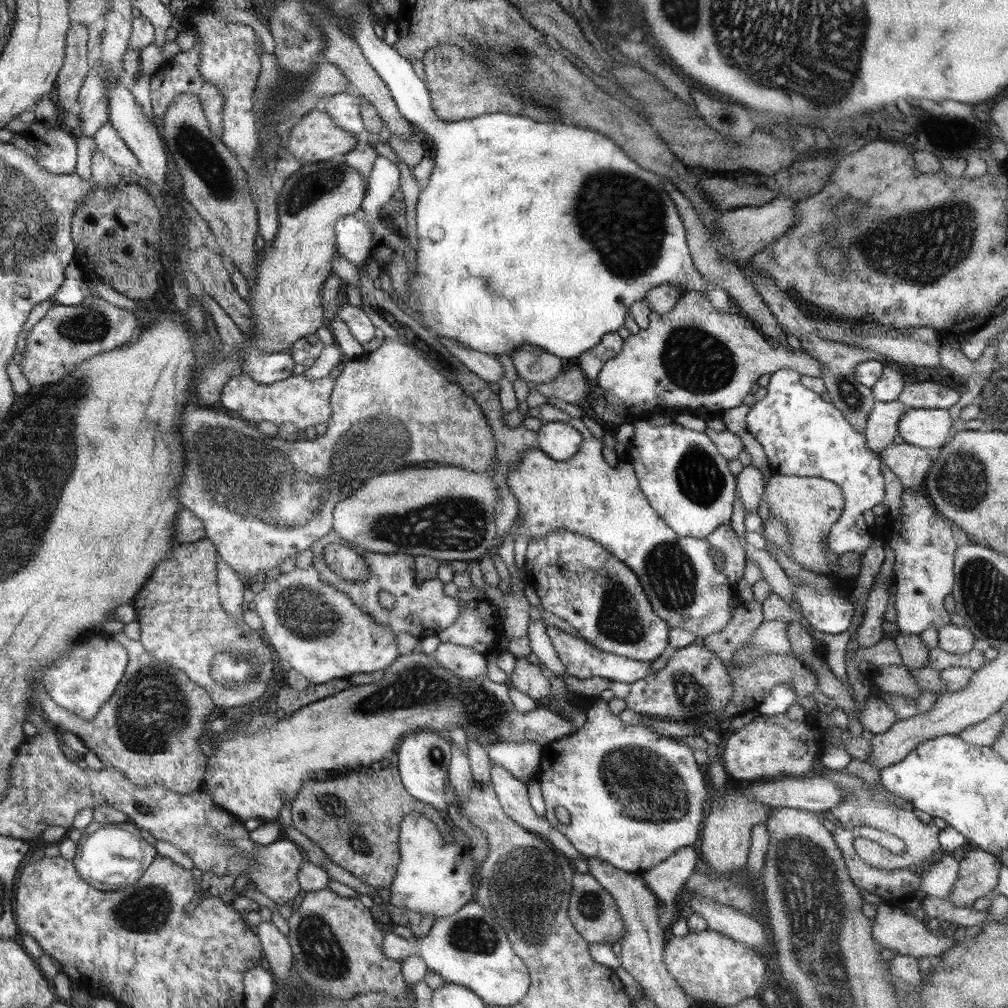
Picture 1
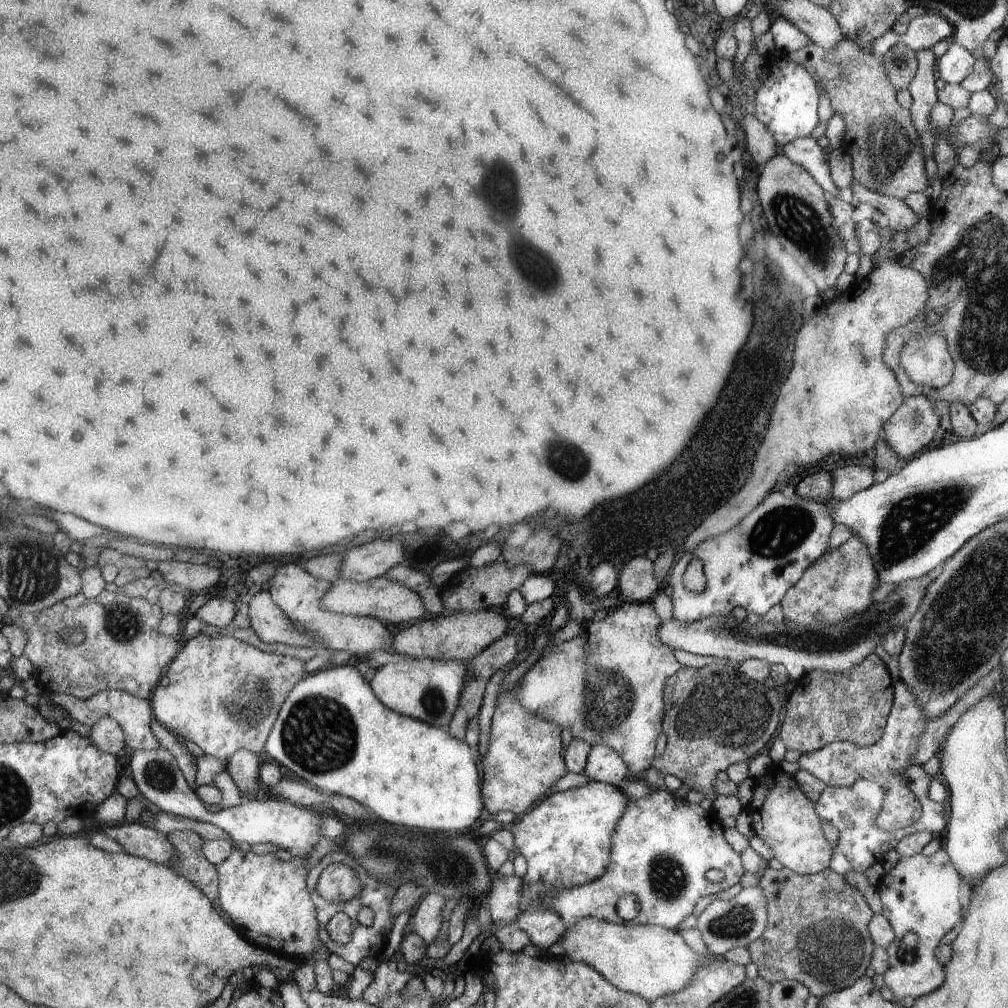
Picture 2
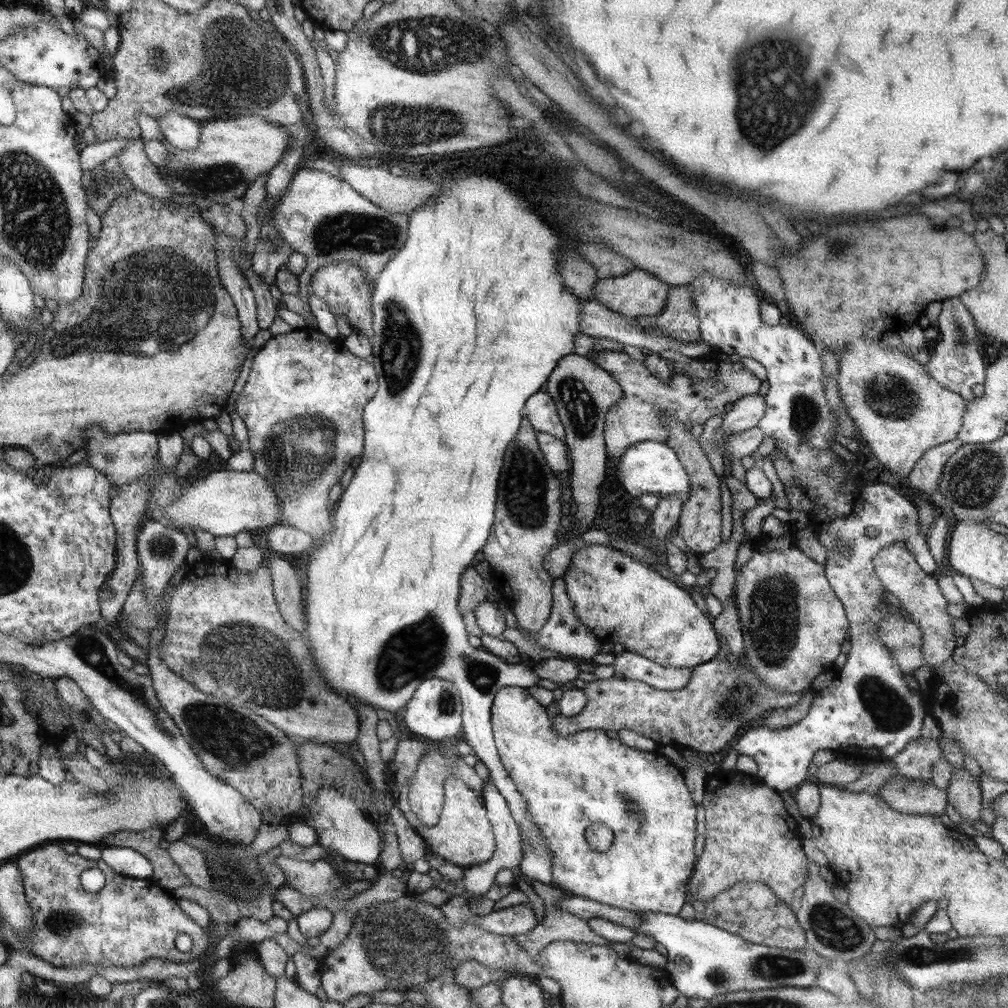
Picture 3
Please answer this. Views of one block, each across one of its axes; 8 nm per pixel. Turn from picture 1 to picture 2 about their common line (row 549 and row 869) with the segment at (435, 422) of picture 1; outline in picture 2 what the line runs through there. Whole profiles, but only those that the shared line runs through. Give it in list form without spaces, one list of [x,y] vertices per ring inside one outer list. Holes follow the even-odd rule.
[[[237,846],[235,850],[217,864],[219,874],[219,910],[223,910],[229,920],[241,928],[241,934],[251,940],[251,944],[257,944],[257,948],[263,948],[267,952],[273,952],[277,956],[289,958],[301,964],[313,966],[317,990],[321,994],[331,996],[339,984],[335,984],[335,968],[327,964],[323,958],[313,958],[311,954],[319,946],[319,922],[317,922],[317,908],[311,902],[309,888],[307,888],[307,856],[291,856],[289,862],[277,862],[275,854],[253,854],[253,852],[241,852]]]

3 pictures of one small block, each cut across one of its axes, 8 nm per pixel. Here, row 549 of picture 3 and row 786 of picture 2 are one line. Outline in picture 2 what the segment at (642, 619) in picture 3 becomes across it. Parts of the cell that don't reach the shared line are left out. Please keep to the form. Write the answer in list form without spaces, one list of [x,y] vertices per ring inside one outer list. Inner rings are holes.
[[[589,782],[543,798],[507,826],[515,840],[515,852],[527,860],[527,872],[523,876],[525,892],[521,894],[521,910],[525,914],[519,914],[513,924],[527,932],[531,944],[537,946],[541,954],[561,938],[565,922],[553,910],[543,910],[541,904],[537,904],[539,896],[551,888],[589,884],[605,872],[609,864],[611,832],[627,808],[627,802],[629,798],[625,798],[615,786]]]

